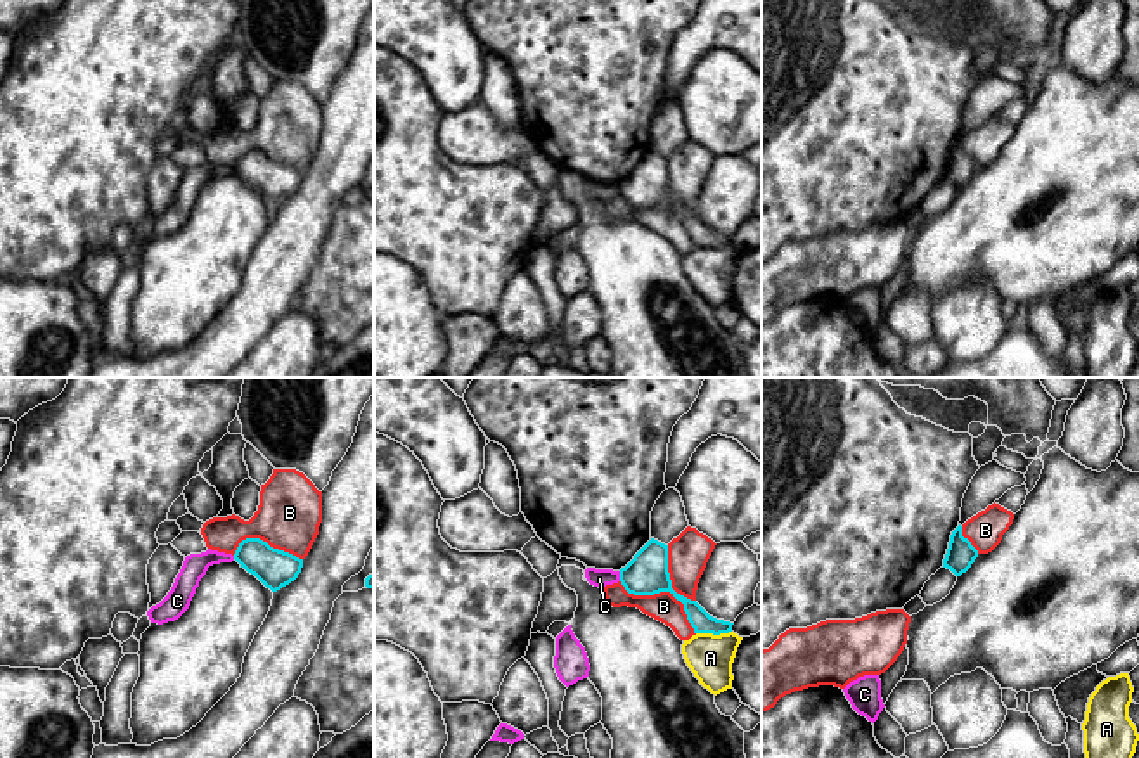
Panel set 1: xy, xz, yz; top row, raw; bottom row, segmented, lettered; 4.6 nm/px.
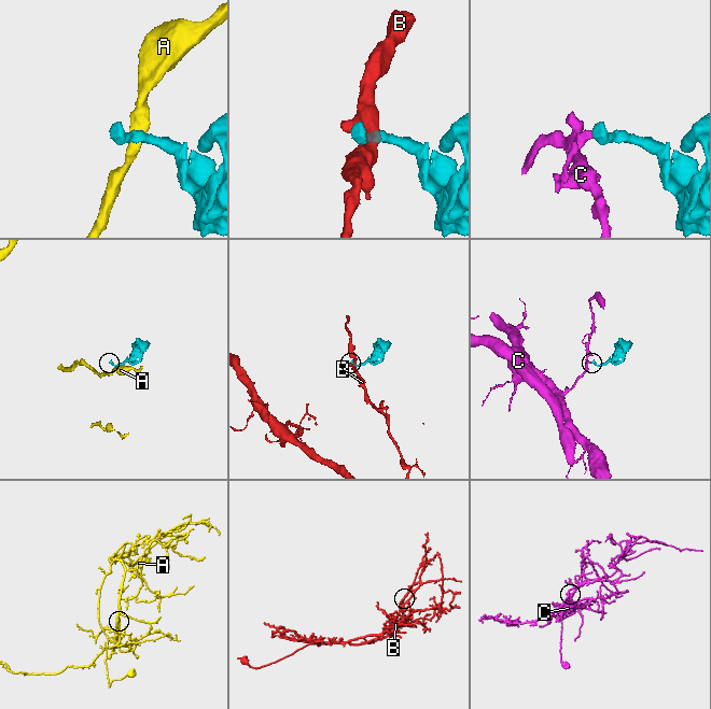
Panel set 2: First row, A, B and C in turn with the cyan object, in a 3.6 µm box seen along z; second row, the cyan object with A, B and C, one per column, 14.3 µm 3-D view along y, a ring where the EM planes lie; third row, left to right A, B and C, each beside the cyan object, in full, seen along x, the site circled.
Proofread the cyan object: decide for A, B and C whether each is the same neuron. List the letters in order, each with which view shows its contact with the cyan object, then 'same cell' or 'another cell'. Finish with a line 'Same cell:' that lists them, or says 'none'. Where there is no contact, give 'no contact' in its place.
A: contact in xz; another cell
B: contact in xz; another cell
C: contact in xz; another cell
Same cell: none

